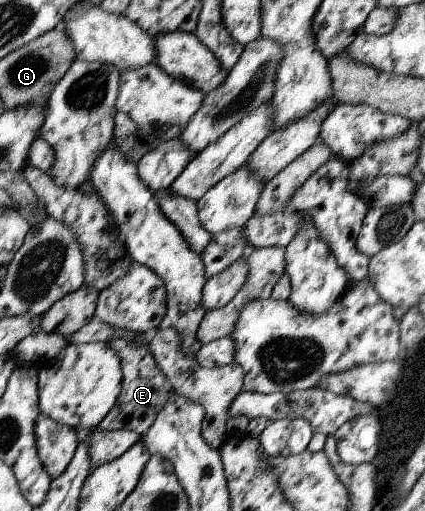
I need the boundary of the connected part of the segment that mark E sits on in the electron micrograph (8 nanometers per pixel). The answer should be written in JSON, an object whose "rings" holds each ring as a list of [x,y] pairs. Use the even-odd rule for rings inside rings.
{"rings":[[[117,337],[110,339],[107,343],[121,358],[123,385],[117,403],[101,420],[97,428],[101,431],[127,430],[135,432],[142,440],[170,398],[172,391],[170,381],[160,370],[150,348],[145,344],[136,344],[128,337]]]}

